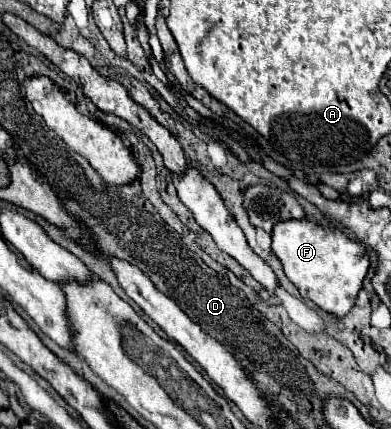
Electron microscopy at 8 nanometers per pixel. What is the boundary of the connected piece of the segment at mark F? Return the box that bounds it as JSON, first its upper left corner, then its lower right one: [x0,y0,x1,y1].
[272,219,370,317]

